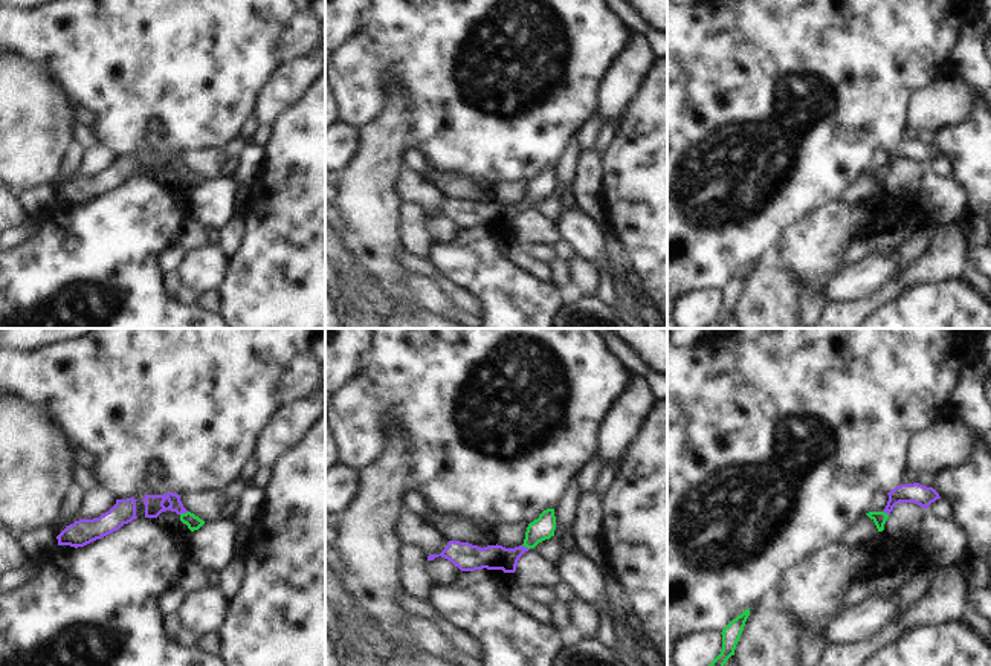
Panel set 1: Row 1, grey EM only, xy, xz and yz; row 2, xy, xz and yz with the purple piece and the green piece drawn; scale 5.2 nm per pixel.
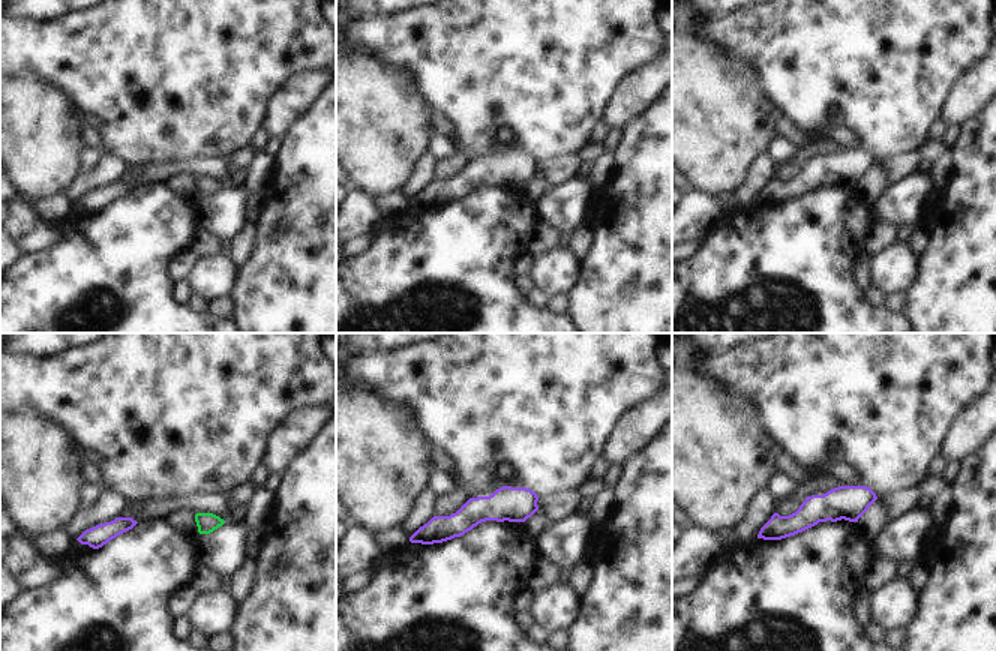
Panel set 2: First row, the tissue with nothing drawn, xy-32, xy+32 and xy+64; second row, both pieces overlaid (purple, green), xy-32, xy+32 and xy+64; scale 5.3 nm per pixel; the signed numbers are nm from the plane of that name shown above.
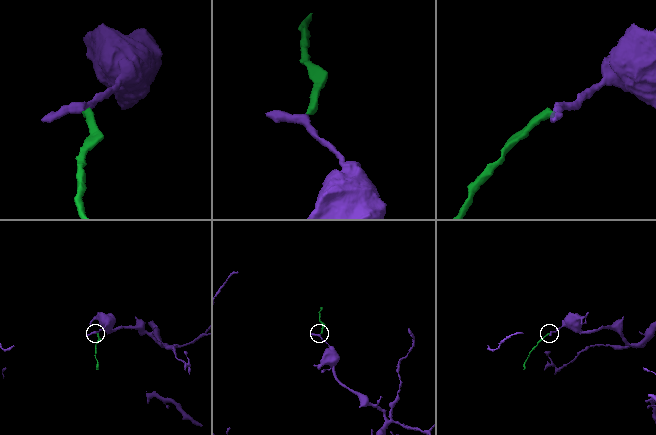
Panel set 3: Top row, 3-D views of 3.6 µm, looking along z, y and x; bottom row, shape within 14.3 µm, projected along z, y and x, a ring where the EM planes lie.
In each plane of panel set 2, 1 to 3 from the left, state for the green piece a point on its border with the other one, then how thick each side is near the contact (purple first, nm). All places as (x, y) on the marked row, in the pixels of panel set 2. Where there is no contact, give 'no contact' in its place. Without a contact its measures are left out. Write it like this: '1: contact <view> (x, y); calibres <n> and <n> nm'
1: no contact
2: no contact
3: no contact

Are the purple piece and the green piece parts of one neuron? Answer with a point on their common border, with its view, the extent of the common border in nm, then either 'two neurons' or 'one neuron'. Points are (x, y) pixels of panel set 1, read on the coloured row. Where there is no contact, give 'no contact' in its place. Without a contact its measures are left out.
xy (183, 512) | 50 nm | one neuron

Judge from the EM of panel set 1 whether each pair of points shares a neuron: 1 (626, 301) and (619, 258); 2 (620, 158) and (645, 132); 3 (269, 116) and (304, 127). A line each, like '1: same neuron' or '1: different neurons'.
1: same neuron
2: same neuron
3: different neurons

